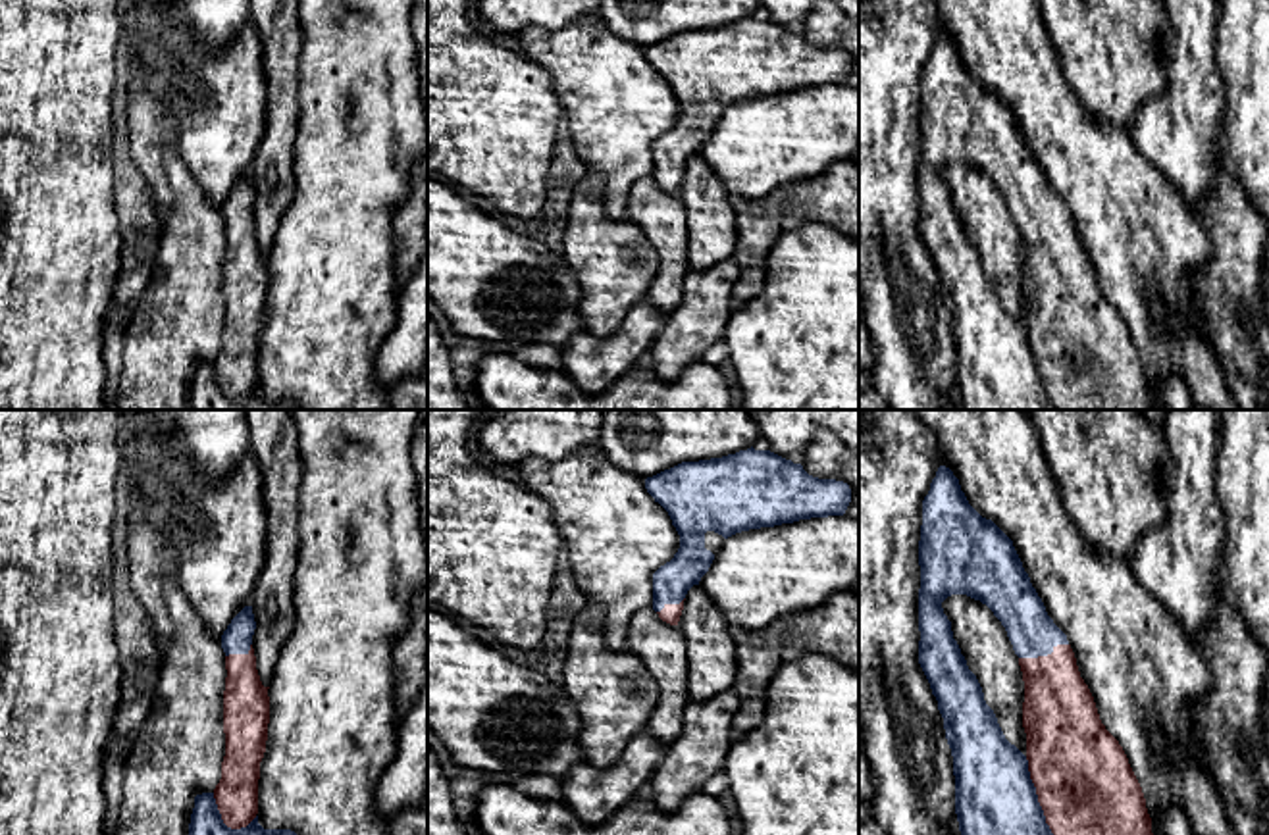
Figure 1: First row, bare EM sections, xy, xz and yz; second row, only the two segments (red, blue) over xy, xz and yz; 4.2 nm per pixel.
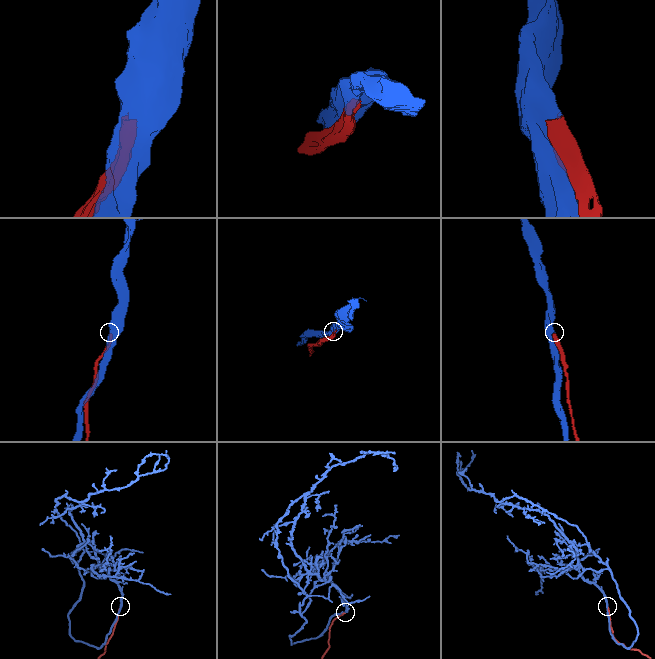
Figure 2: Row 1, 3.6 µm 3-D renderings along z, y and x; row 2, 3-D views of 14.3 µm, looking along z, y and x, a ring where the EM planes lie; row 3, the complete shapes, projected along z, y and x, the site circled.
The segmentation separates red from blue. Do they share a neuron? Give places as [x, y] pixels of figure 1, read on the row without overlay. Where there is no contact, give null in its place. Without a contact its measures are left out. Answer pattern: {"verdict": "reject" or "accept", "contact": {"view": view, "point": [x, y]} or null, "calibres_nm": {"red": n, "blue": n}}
{"verdict": "accept", "contact": {"view": "yz", "point": [1038, 368]}, "calibres_nm": {"red": 420, "blue": 360}}

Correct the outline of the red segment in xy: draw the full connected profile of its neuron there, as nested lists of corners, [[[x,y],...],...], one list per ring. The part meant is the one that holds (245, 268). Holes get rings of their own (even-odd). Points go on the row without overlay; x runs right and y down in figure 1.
[[[245,175],[221,204],[225,221],[225,260],[223,260],[223,302],[225,325],[221,348],[212,362],[194,366],[187,410],[298,410],[291,398],[264,398],[258,392],[258,348],[260,331],[266,321],[270,266],[256,239],[252,204],[256,198],[252,175]]]

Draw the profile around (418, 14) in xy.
[[[414,0],[410,27],[416,40],[416,65],[427,123],[427,0]]]

